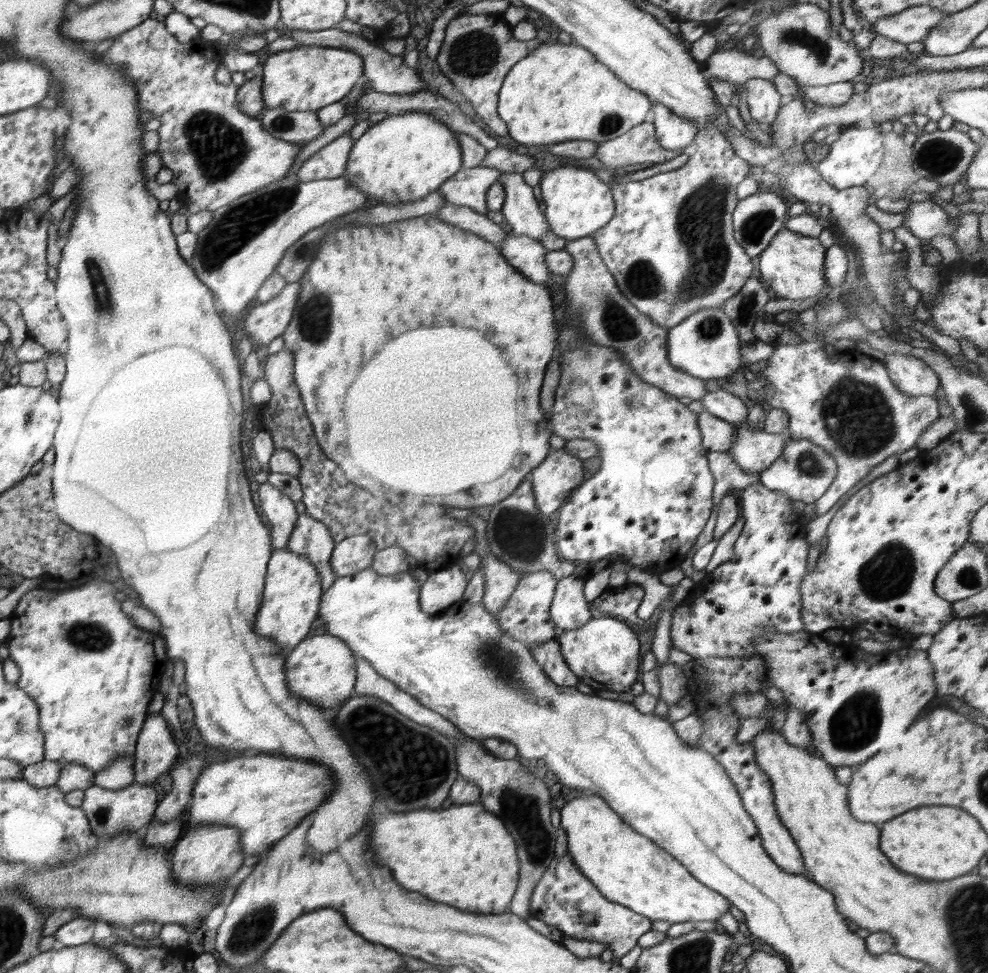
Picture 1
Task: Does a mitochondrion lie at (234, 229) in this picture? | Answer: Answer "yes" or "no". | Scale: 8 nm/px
yes

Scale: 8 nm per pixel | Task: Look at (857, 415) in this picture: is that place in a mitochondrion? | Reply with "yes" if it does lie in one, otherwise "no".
yes

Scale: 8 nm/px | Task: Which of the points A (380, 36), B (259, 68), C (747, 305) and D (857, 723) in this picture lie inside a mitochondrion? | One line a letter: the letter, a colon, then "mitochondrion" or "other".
A: other
B: other
C: mitochondrion
D: mitochondrion

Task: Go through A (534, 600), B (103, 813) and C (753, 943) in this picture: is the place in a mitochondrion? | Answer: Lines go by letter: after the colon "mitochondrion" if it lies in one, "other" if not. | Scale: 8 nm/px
A: other
B: mitochondrion
C: other

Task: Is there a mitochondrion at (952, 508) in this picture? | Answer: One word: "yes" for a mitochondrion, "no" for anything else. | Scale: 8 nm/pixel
no

